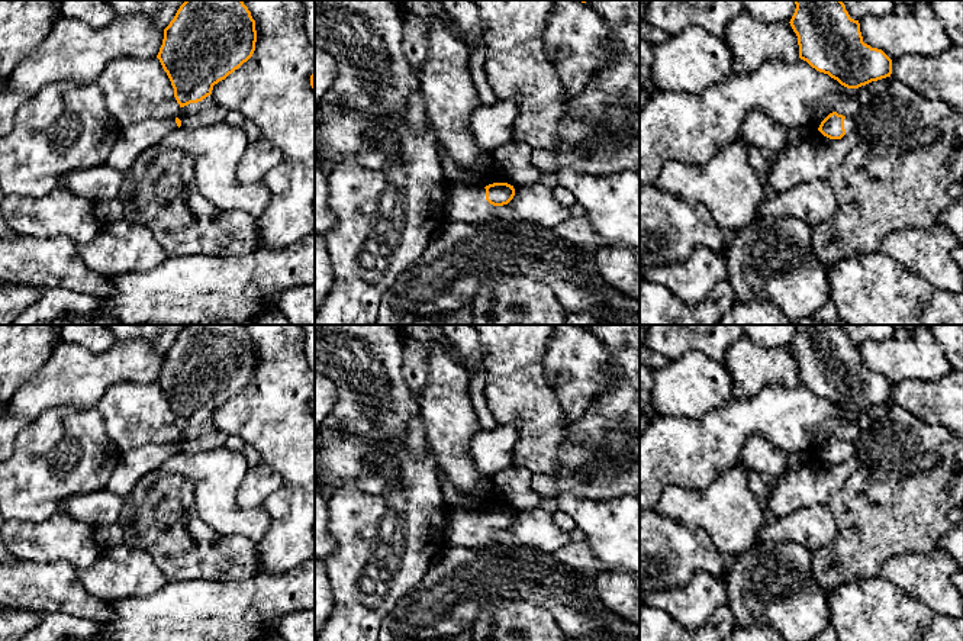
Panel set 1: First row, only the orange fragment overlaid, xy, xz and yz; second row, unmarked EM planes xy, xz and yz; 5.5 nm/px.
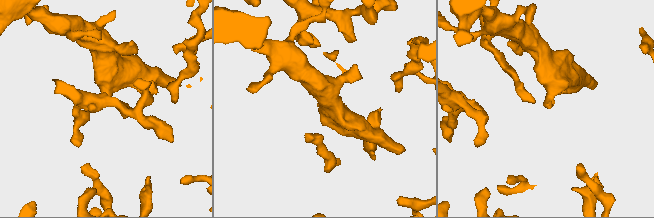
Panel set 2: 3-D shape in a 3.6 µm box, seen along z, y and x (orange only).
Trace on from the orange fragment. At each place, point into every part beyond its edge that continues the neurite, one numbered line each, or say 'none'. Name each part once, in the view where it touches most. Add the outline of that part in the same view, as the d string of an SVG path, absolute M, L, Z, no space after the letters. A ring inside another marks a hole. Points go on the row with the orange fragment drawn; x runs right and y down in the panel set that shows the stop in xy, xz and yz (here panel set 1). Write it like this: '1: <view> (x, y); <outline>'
1: xz (461, 203); M445 181L442 207L445 222L482 223L493 219L497 206L486 200L482 186Z

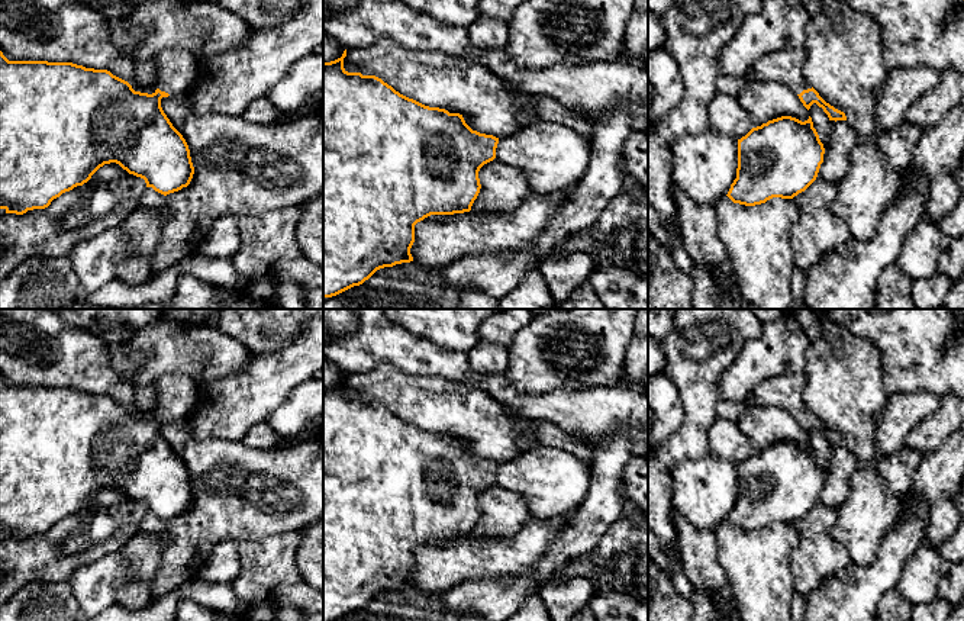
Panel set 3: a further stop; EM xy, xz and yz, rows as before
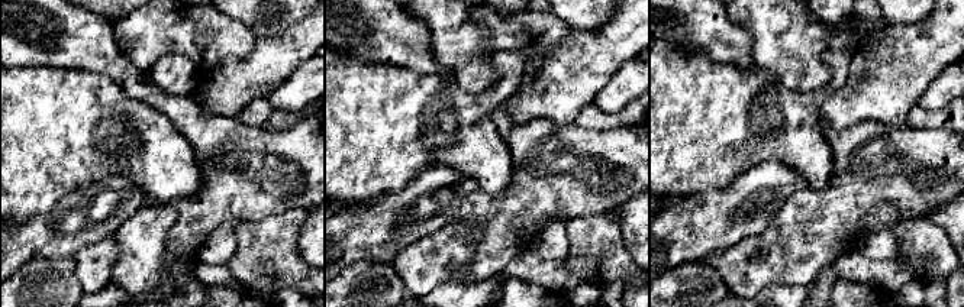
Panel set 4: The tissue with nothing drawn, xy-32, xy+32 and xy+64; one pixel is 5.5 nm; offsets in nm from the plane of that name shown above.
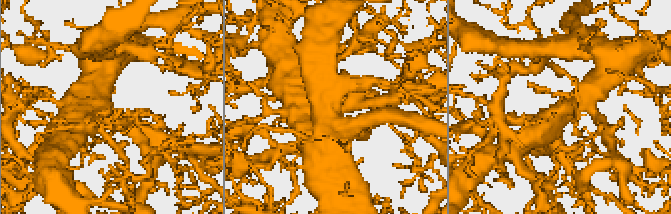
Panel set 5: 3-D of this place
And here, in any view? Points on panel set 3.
1: yz (783, 66); M806 48L771 52L755 61L745 77L751 81L777 80L800 94L803 90L812 89L803 78L806 58Z

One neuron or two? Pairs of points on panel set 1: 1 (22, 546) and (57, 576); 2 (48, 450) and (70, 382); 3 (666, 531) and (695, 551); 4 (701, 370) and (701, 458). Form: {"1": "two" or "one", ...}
{"1": "two", "2": "two", "3": "one", "4": "two"}

